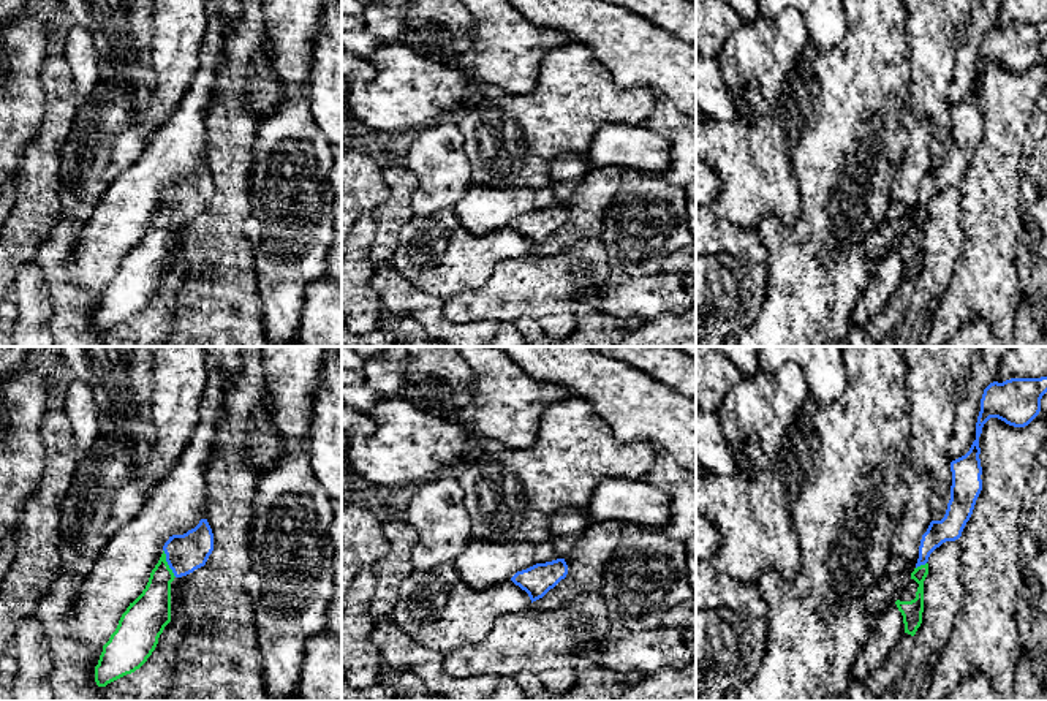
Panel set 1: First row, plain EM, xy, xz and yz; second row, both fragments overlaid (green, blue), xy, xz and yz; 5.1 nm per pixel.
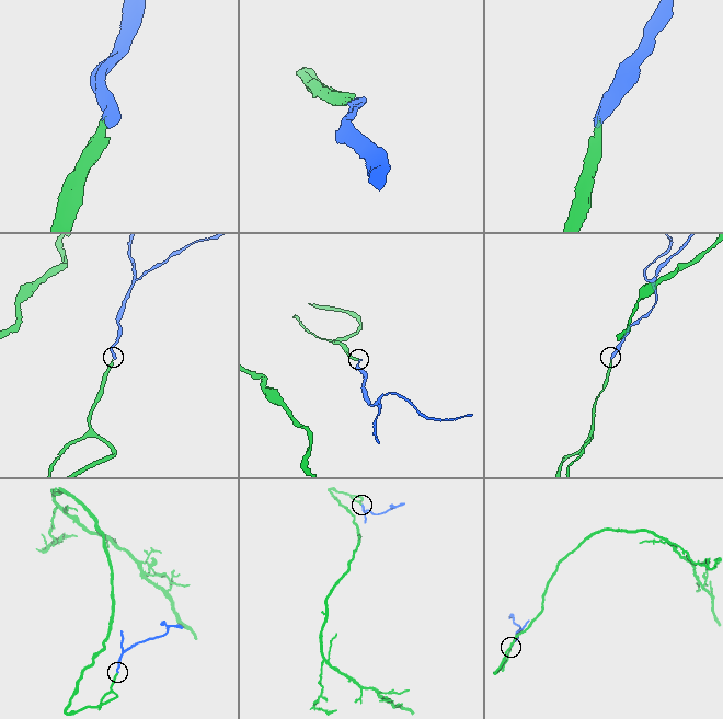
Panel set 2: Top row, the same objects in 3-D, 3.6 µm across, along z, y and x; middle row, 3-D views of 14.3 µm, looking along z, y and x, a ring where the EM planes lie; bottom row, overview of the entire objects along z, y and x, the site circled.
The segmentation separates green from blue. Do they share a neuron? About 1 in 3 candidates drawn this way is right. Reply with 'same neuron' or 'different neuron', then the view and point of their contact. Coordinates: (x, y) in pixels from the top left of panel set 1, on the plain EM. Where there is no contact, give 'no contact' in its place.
same neuron; contact xy (166, 209)

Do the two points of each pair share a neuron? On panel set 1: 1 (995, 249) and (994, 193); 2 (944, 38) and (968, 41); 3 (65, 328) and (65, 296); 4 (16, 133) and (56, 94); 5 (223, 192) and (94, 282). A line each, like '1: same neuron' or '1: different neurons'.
1: same neuron
2: different neurons
3: same neuron
4: different neurons
5: different neurons

